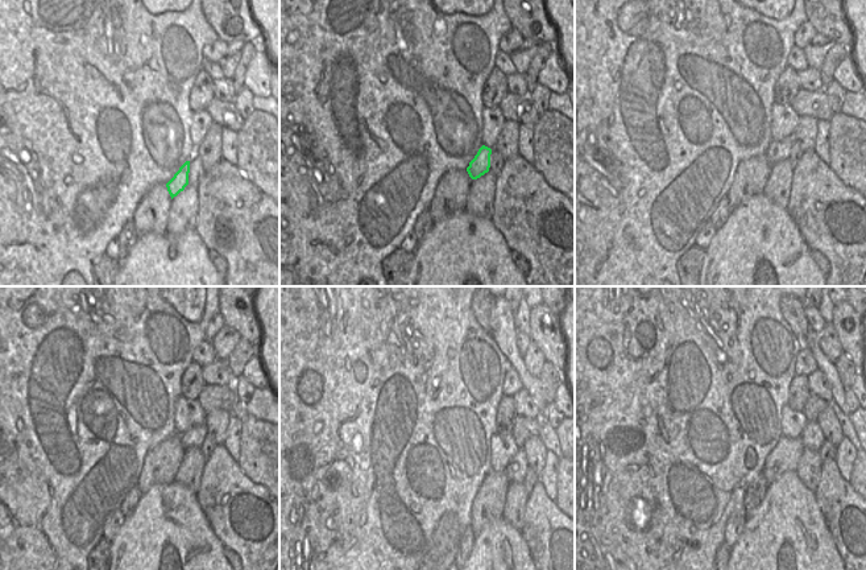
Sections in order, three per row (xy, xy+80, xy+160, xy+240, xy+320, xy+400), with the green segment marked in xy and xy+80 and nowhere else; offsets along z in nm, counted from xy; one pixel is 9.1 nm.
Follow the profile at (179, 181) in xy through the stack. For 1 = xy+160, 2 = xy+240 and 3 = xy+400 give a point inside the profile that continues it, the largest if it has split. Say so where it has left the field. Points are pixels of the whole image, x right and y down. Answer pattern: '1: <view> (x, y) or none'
1: xy+160 (778, 149)
2: xy+240 (191, 438)
3: xy+400 (812, 437)

